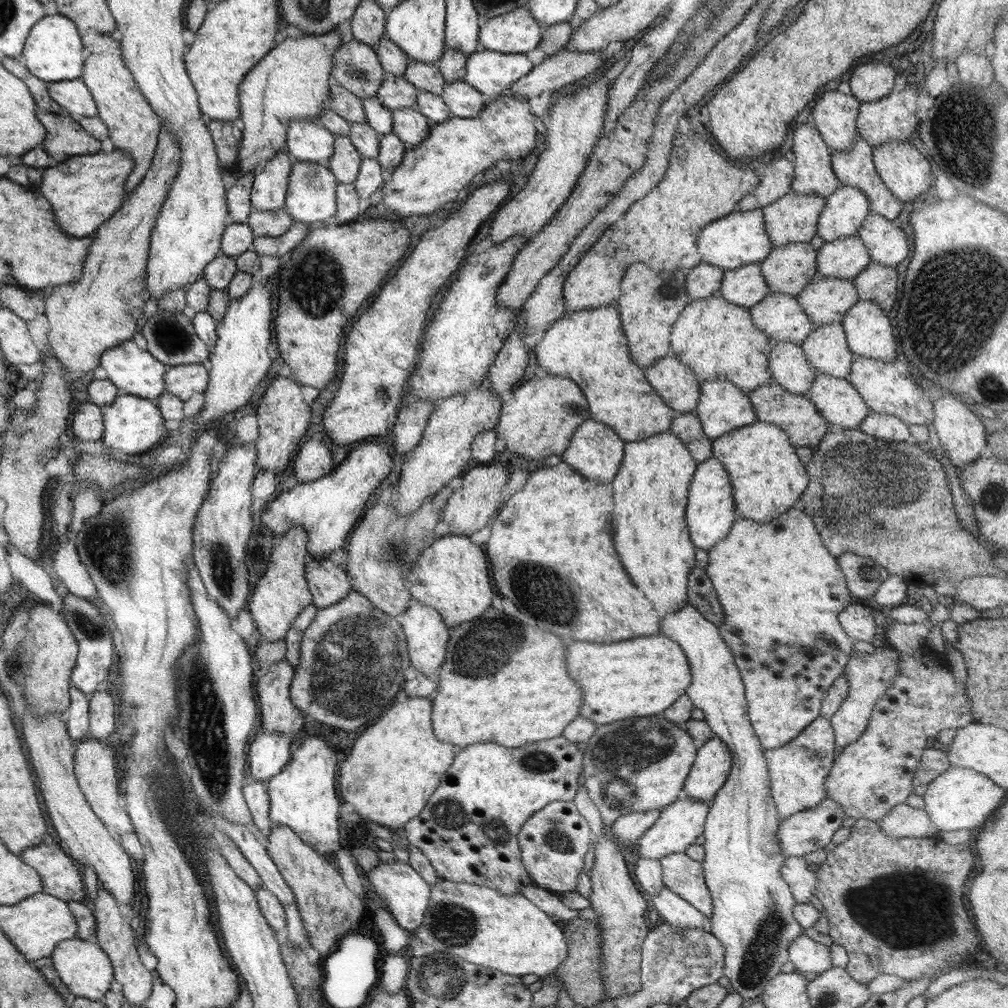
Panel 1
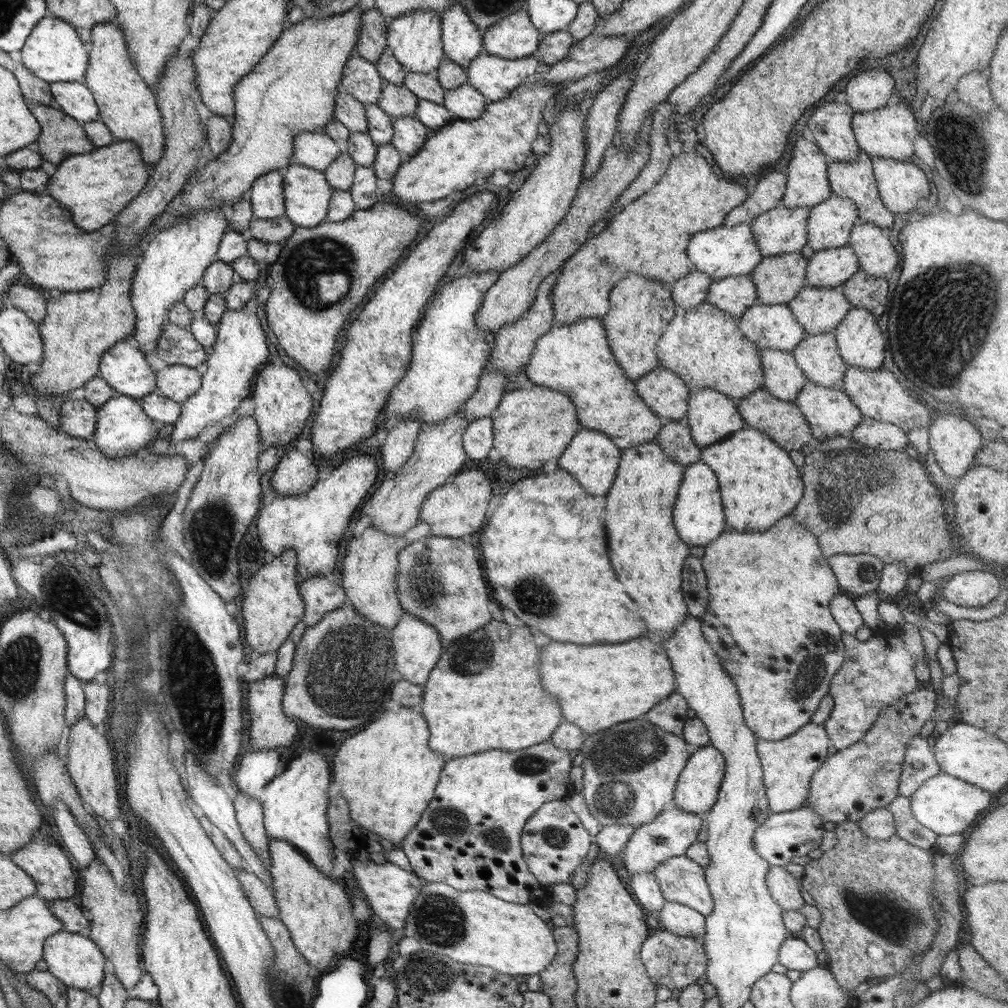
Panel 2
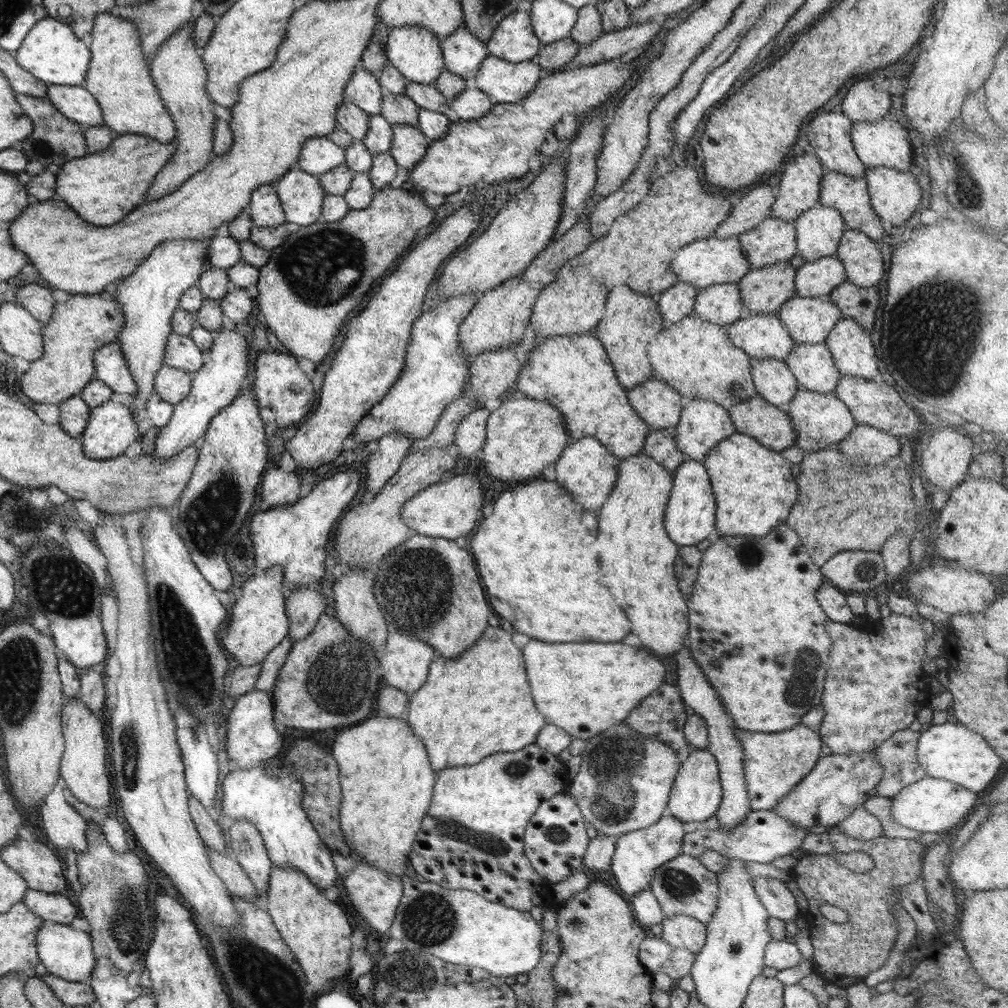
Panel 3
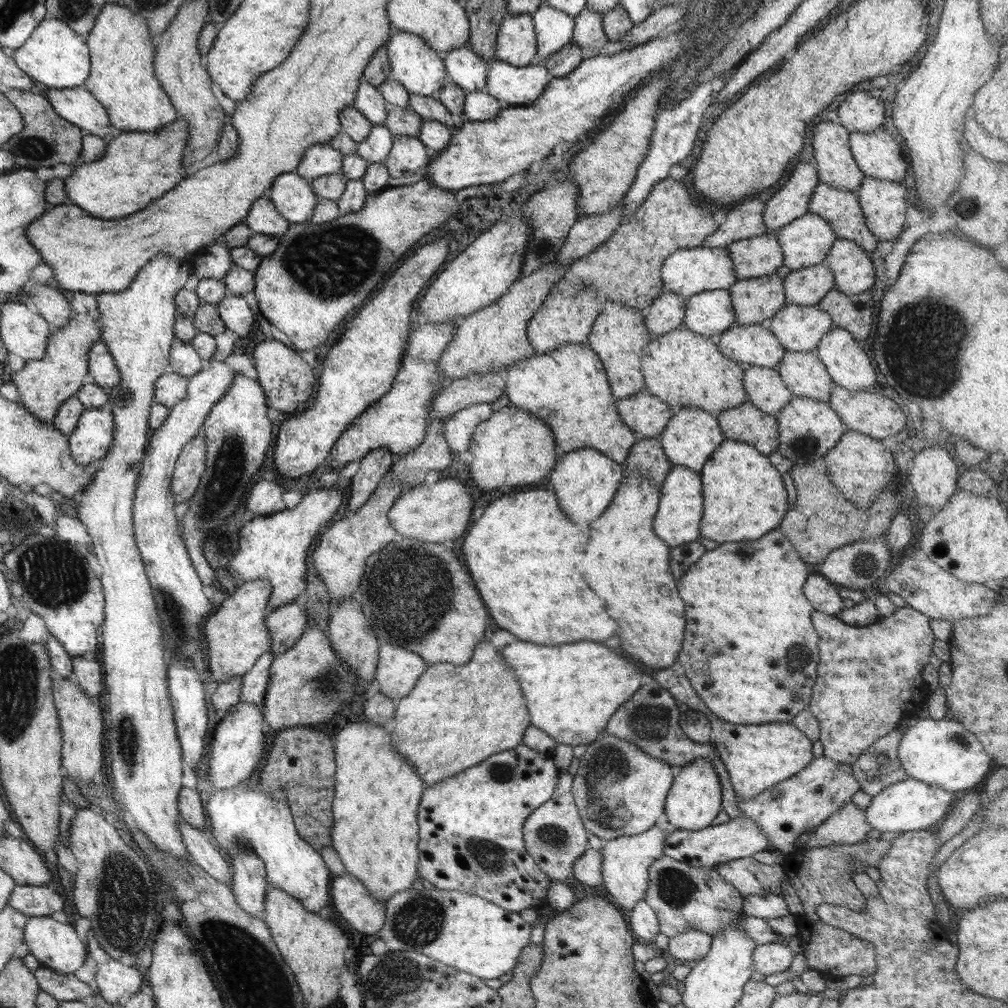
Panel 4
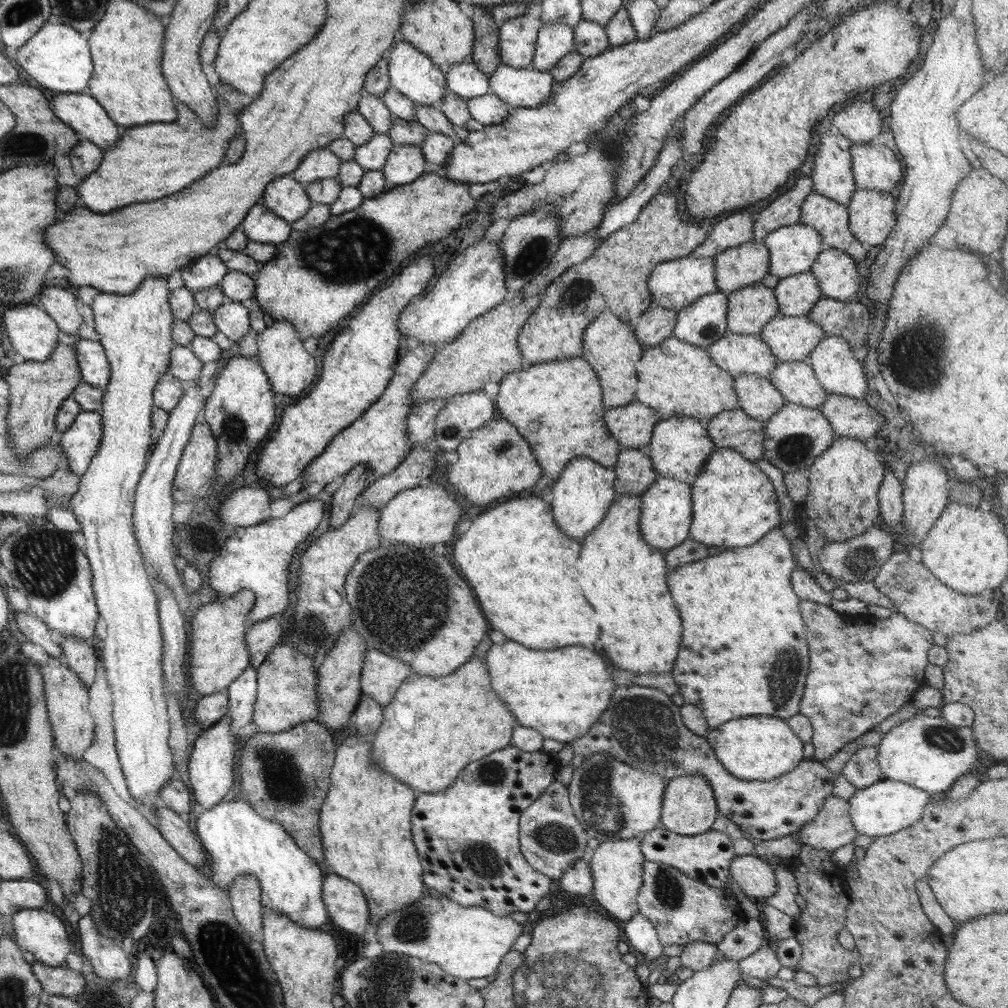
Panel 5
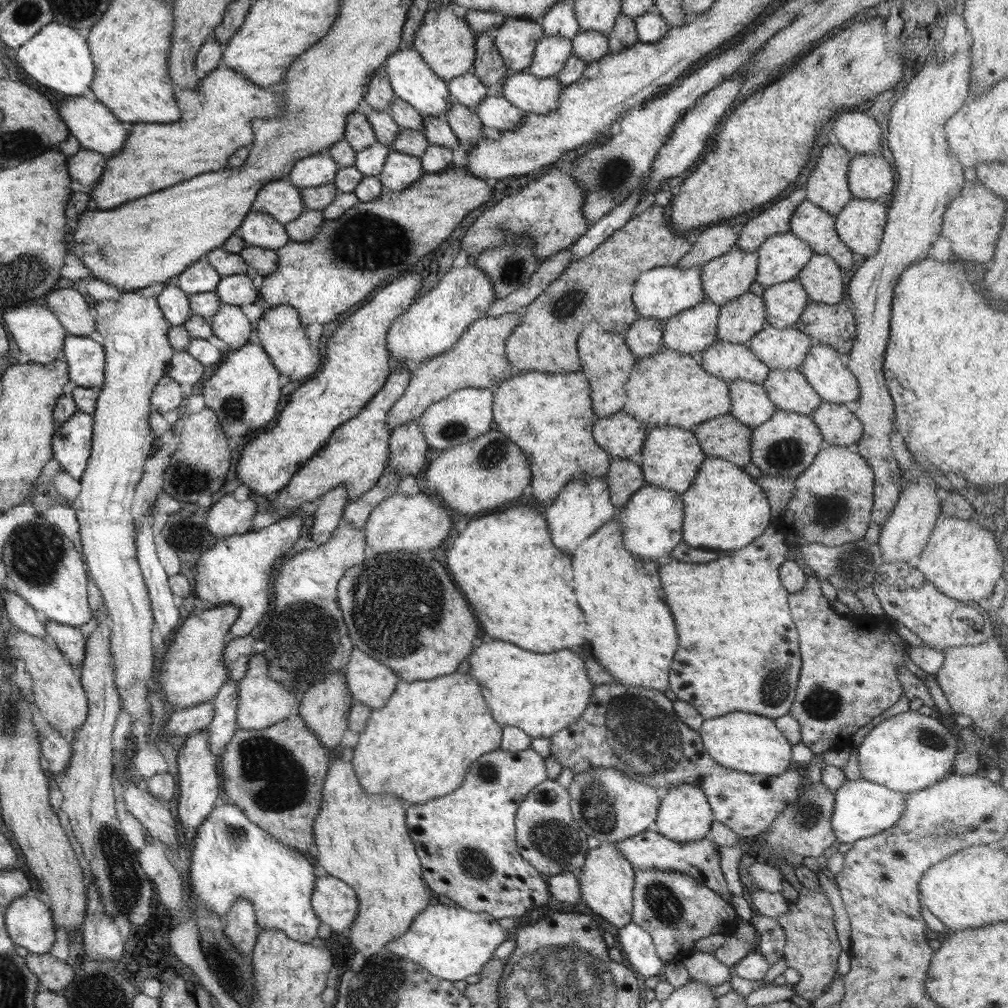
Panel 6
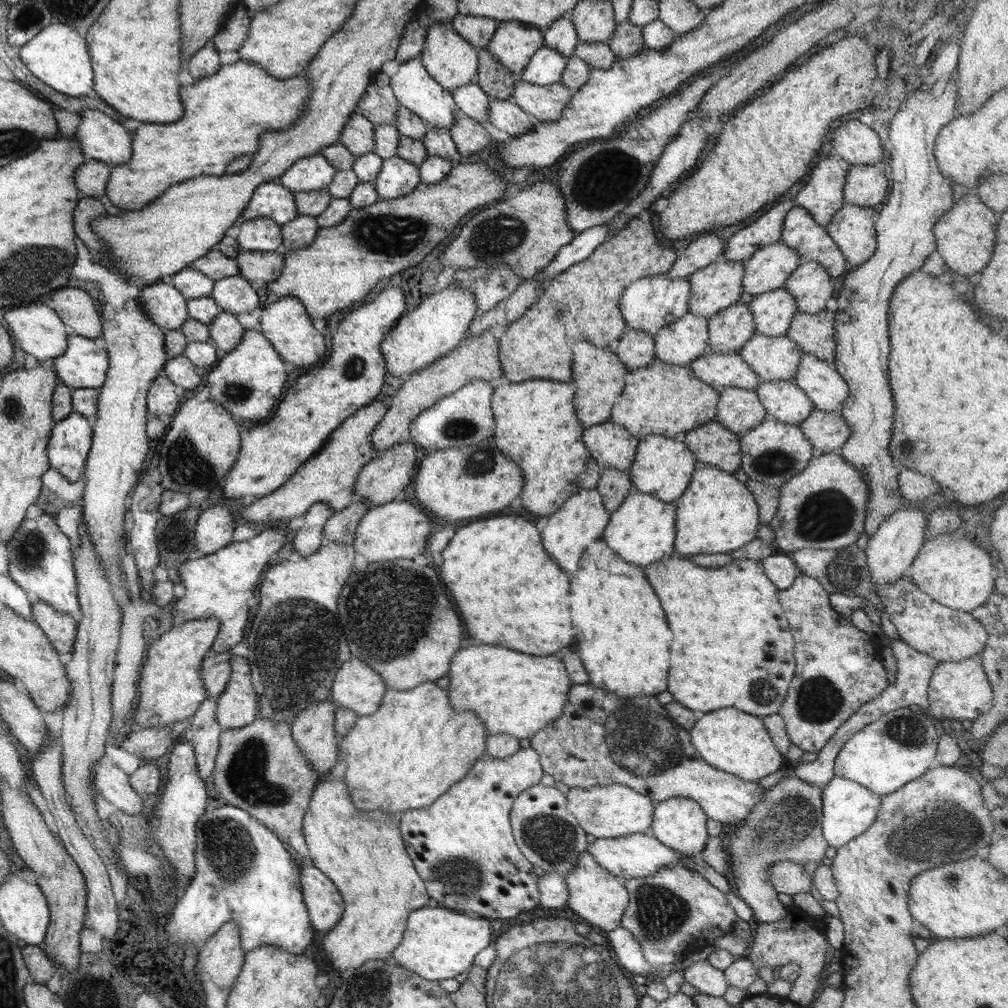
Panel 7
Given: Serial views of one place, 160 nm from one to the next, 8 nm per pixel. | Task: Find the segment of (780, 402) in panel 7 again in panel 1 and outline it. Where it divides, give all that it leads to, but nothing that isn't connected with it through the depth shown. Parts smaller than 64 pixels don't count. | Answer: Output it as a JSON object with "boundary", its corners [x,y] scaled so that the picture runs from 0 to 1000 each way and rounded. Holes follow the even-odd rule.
{"boundary":[[[834,319],[809,325],[794,342],[811,370],[837,376],[843,371],[849,353],[841,345]]]}

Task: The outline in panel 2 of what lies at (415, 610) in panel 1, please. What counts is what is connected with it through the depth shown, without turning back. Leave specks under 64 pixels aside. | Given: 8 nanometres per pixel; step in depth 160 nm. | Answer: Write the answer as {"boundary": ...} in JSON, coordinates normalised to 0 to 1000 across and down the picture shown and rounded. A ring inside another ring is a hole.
{"boundary":[[[398,609],[395,617],[388,625],[390,656],[392,664],[405,677],[417,682],[423,680],[427,666],[434,660],[437,650],[441,646],[437,635],[437,630],[431,625],[430,621],[419,617],[409,609]]]}

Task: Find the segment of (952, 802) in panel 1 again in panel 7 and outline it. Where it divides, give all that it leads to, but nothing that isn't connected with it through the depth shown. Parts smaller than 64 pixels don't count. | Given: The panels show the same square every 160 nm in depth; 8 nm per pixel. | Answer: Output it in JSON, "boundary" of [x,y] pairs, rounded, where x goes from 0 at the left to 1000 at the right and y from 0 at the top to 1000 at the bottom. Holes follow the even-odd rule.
{"boundary":[[[829,769],[815,782],[814,822],[823,840],[832,842],[855,827],[870,811],[874,789],[863,786],[858,780]]]}

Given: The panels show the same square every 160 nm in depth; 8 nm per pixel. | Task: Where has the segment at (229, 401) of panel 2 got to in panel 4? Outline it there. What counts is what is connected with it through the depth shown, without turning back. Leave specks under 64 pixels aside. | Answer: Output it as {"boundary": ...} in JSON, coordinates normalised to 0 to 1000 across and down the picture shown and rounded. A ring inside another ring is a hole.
{"boundary":[[[208,355],[208,363],[199,370],[194,370],[188,374],[187,389],[185,393],[169,406],[165,417],[161,423],[154,427],[149,433],[148,447],[144,452],[141,461],[140,475],[137,478],[136,494],[133,497],[133,522],[135,523],[135,533],[137,546],[140,547],[141,555],[144,556],[145,565],[148,568],[149,577],[155,590],[155,601],[161,614],[163,632],[165,632],[165,643],[170,645],[168,661],[168,684],[169,692],[172,693],[173,708],[175,709],[177,728],[181,735],[181,744],[184,744],[184,756],[188,758],[188,762],[194,766],[197,762],[196,752],[202,748],[202,730],[206,728],[206,702],[204,701],[203,680],[206,671],[210,670],[204,665],[204,655],[200,647],[200,625],[198,619],[206,615],[212,603],[206,601],[208,595],[200,587],[200,573],[195,568],[191,556],[188,551],[188,546],[184,542],[184,537],[177,531],[177,516],[173,510],[173,501],[176,499],[171,487],[172,465],[175,458],[179,456],[179,451],[184,442],[187,441],[202,423],[204,415],[207,413],[211,403],[218,399],[219,395],[226,389],[227,383],[231,381],[231,375],[236,369],[230,367],[224,359],[214,358]]]}

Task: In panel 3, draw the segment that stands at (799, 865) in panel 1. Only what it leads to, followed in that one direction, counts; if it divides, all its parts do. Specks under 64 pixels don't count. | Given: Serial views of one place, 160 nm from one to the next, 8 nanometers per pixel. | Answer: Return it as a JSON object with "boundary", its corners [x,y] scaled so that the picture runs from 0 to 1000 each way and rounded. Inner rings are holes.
{"boundary":[[[753,869],[747,873],[747,880],[765,911],[788,914],[796,906],[778,874]]]}

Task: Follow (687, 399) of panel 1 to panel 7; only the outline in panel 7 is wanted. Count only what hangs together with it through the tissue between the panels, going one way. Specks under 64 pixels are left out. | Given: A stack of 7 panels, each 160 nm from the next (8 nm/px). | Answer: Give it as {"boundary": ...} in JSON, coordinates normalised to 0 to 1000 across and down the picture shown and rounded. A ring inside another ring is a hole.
{"boundary":[[[602,418],[581,424],[577,439],[598,466],[610,464],[613,467],[623,468],[635,436],[627,434],[621,426]]]}

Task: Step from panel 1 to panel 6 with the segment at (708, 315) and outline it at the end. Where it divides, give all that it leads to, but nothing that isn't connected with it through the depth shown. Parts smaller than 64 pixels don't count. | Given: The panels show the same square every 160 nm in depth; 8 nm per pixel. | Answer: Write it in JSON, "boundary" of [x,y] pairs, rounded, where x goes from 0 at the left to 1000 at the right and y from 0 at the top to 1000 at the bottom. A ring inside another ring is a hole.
{"boundary":[[[660,343],[651,351],[632,356],[620,386],[622,398],[618,409],[644,426],[673,424],[686,428],[698,419],[720,412],[725,404],[721,379],[702,371],[685,351],[675,351]]]}

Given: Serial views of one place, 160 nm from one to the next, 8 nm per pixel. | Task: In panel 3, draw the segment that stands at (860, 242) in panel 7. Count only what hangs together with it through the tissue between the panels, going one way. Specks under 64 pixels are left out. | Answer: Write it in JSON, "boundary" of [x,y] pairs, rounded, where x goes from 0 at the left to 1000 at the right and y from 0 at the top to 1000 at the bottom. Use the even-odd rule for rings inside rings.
{"boundary":[[[864,165],[858,169],[863,204],[877,220],[887,227],[896,227],[902,216],[909,213],[915,188],[907,174],[879,167]]]}

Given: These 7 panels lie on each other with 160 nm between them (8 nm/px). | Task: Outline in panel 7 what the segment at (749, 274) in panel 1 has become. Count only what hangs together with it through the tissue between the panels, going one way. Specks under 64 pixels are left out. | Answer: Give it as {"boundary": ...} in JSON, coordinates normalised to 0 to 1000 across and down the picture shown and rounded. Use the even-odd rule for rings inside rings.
{"boundary":[[[684,309],[650,332],[650,355],[661,361],[683,362],[703,348],[702,326],[702,315]]]}

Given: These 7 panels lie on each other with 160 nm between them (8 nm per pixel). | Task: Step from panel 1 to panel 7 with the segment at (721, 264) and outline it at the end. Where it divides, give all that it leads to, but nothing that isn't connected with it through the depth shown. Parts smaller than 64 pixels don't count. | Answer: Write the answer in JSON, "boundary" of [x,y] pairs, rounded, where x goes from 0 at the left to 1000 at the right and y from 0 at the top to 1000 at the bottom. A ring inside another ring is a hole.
{"boundary":[[[650,272],[626,280],[617,291],[614,307],[623,327],[639,327],[641,330],[652,332],[656,325],[671,319],[685,309],[686,292],[682,276],[667,277],[660,272]]]}

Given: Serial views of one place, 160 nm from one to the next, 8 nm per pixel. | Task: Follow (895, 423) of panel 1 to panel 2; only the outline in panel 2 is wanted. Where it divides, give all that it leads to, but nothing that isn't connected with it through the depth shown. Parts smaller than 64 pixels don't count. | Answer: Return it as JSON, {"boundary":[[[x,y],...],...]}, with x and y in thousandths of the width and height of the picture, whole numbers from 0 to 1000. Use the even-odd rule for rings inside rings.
{"boundary":[[[856,415],[844,430],[845,438],[869,447],[896,447],[900,443],[900,431],[888,422]]]}

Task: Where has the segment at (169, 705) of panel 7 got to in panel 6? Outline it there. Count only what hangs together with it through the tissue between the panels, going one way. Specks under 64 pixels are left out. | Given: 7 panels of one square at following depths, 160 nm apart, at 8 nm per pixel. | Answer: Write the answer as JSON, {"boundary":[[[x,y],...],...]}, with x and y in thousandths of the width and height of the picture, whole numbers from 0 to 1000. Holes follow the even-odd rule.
{"boundary":[[[222,600],[206,605],[197,605],[185,612],[181,619],[174,625],[170,640],[165,644],[157,669],[157,681],[159,687],[163,688],[165,696],[171,700],[173,705],[167,708],[165,718],[160,721],[163,728],[168,728],[166,732],[181,729],[187,729],[190,724],[203,724],[210,716],[212,703],[210,695],[216,690],[219,681],[225,677],[225,663],[221,660],[221,645],[227,637],[228,625],[232,616],[238,611],[238,605],[235,601]]]}

